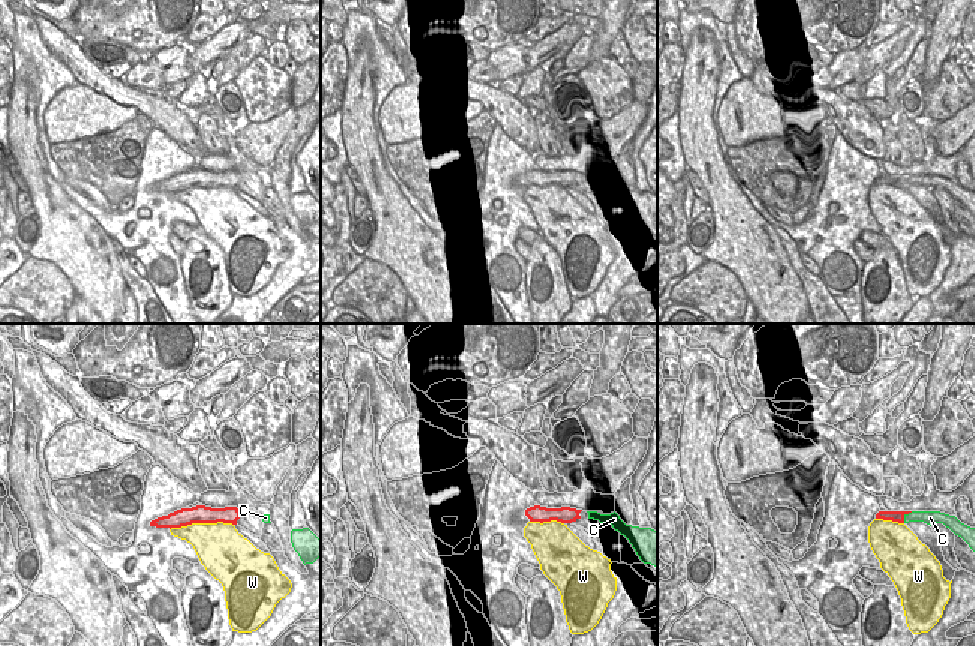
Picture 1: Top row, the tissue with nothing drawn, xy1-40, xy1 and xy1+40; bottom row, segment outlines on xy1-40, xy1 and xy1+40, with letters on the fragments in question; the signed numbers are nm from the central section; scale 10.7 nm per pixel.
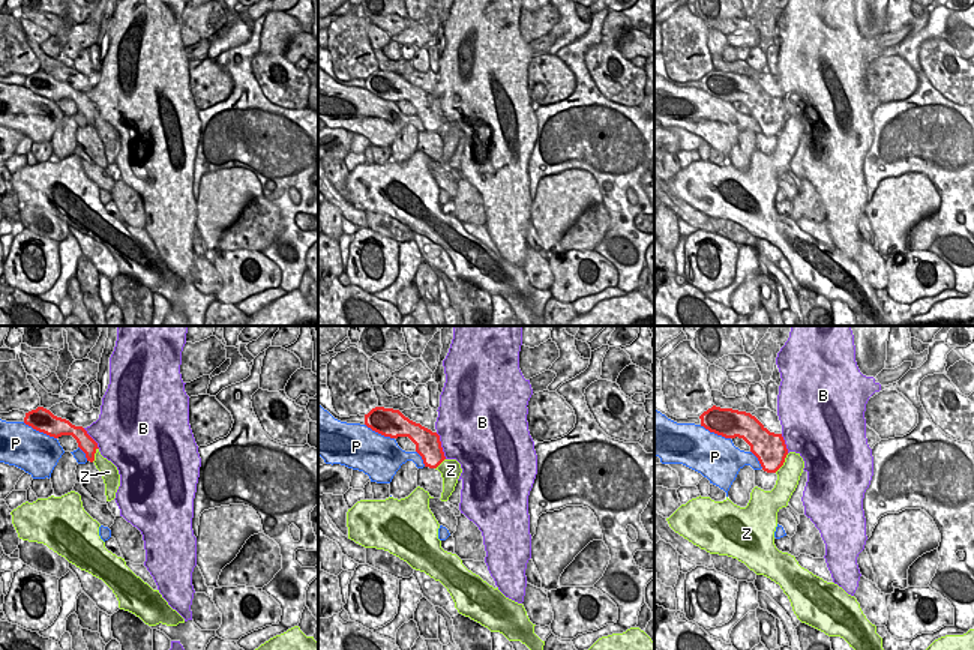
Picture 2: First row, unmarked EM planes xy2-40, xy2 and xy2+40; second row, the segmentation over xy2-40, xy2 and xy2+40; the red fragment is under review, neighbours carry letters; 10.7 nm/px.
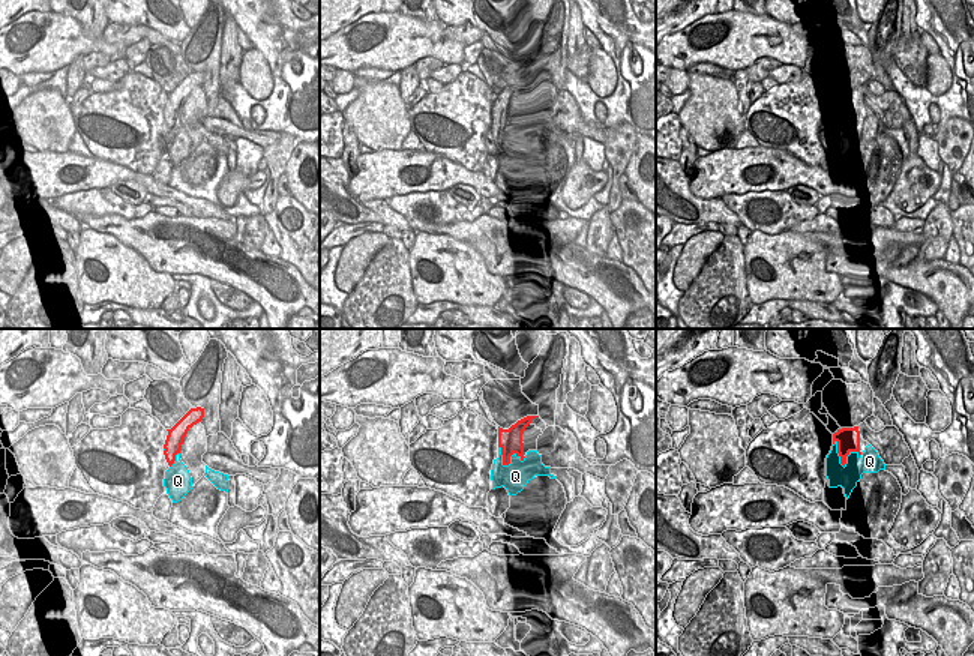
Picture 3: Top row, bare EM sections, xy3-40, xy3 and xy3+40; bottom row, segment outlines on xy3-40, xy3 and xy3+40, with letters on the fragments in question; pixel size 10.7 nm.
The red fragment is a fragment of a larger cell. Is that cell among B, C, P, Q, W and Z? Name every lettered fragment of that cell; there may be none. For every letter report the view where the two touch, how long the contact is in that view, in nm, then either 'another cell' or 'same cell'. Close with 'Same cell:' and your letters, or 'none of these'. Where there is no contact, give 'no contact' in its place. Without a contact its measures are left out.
B: meets red in xy2; contact 320 nm long; another cell
C: meets red in xy1+40; contact 160 nm long; same cell
P: meets red in xy2-40; contact 400 nm long; another cell
Q: meets red in xy3+40; contact 340 nm long; another cell
W: meets red in xy1-40; contact 700 nm long; another cell
Z: meets red in xy2+40; contact 260 nm long; another cell
Same cell: C

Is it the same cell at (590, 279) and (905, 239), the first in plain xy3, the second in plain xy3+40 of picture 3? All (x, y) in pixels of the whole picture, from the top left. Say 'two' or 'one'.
two

